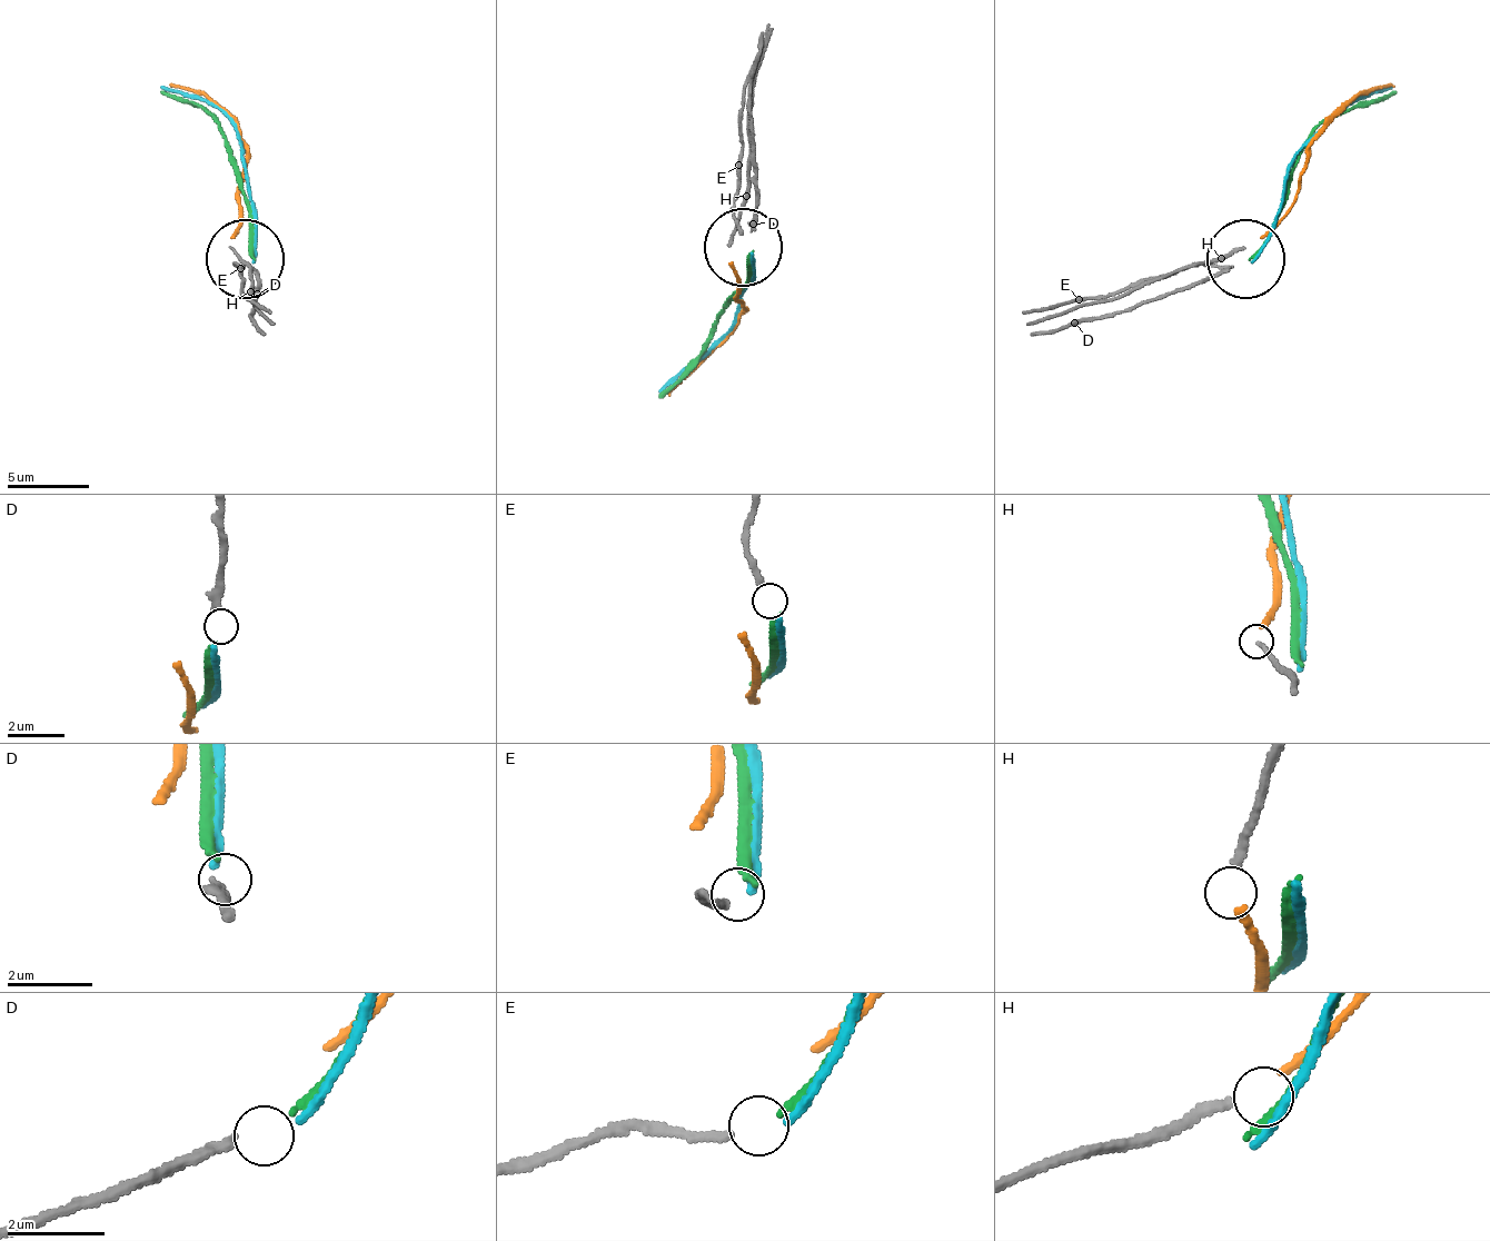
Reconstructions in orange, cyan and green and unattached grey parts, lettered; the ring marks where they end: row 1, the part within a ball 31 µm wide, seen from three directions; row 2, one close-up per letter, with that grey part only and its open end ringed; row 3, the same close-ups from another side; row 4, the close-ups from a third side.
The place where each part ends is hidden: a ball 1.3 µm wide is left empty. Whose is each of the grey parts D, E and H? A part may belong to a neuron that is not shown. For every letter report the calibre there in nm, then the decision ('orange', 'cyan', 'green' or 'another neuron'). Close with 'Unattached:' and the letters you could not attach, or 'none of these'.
D: calibre 200 nm; green
E: calibre 160 nm; cyan
H: calibre 160 nm; orange
Unattached: none of these

